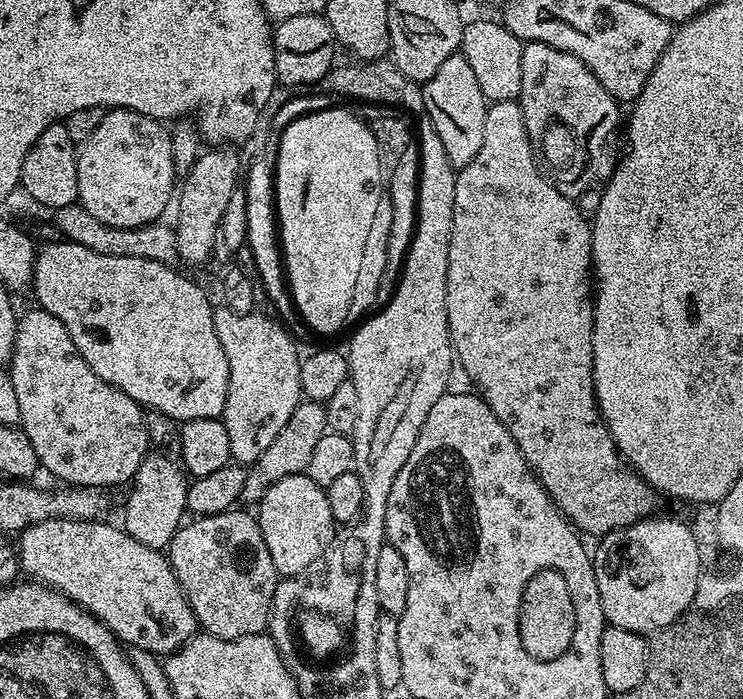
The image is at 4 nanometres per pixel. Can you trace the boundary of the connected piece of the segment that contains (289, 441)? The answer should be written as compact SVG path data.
M304 400L300 403L294 410L294 414L290 414L290 422L286 422L286 426L282 426L282 430L278 430L274 442L270 442L270 446L266 446L262 458L258 458L250 465L250 471L244 483L243 503L252 504L248 506L259 505L260 499L264 497L266 490L274 482L278 482L282 478L305 475L314 449L318 447L318 442L322 442L324 433L327 431L329 431L329 427L324 406L313 400Z

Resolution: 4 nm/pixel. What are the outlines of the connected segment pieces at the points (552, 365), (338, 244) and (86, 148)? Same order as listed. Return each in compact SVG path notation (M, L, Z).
M498 100L489 103L488 113L486 114L486 130L482 134L482 150L478 150L478 154L474 154L474 162L467 164L465 168L459 169L456 178L456 189L454 190L454 226L450 234L450 258L448 259L448 269L446 270L446 318L448 319L448 333L452 339L452 350L454 353L454 360L457 365L464 367L466 375L472 379L471 387L480 395L486 402L486 406L490 406L490 410L494 410L494 414L498 418L498 422L502 422L502 426L506 426L506 430L510 430L510 434L514 438L514 442L518 446L518 450L522 450L522 454L526 458L528 467L531 468L532 473L536 475L540 485L546 489L549 498L556 503L556 507L564 513L568 523L575 526L581 533L601 538L607 535L608 532L614 531L616 528L624 528L630 526L632 523L638 523L639 520L644 520L651 517L657 511L656 500L658 494L642 479L637 472L633 472L628 467L620 451L616 449L616 444L612 440L612 435L608 429L607 424L604 423L600 407L596 401L596 391L594 390L594 350L592 349L592 309L594 307L594 269L592 266L592 226L589 217L584 217L580 213L580 208L571 200L571 195L565 194L556 185L550 183L541 172L536 155L532 153L532 143L528 137L528 131L524 125L524 115L520 109L519 103L516 100Z
M325 106L318 112L310 112L307 116L300 116L294 122L290 122L290 126L286 126L286 130L281 133L279 141L279 151L276 153L276 199L275 199L275 213L278 217L279 225L279 246L282 249L283 255L283 266L286 269L286 281L287 287L290 289L290 295L292 303L295 305L296 311L299 313L299 319L308 326L313 333L317 332L336 332L341 331L345 327L344 325L344 312L348 312L348 300L352 300L352 284L356 284L356 268L360 268L360 248L364 248L364 244L367 240L373 239L374 232L372 232L372 227L376 224L376 215L380 212L380 200L382 204L382 193L386 188L386 172L380 169L380 163L382 163L382 157L380 155L380 147L378 142L374 138L371 127L367 123L363 124L358 117L352 112L347 112L344 108L331 108L331 106Z
M113 108L105 111L102 123L88 141L79 145L76 158L78 166L78 203L98 222L106 222L106 226L119 228L137 228L147 224L155 224L160 216L174 200L178 188L178 173L174 154L172 153L172 137L169 129L161 121L141 112L131 112L129 108Z

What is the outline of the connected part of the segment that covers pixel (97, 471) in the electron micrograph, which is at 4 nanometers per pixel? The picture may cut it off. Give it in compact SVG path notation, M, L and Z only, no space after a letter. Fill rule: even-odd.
M39 306L33 307L33 309L33 312L28 312L25 316L23 313L19 317L16 326L16 337L14 338L14 350L10 361L10 375L14 382L14 391L18 393L19 427L30 438L30 446L34 446L34 454L38 454L40 459L40 468L43 471L48 471L52 476L57 476L60 479L57 481L78 488L109 490L108 488L114 487L115 484L127 485L132 477L135 476L138 466L150 452L148 431L144 425L145 413L142 411L141 405L136 404L134 398L130 398L125 392L118 390L110 382L98 378L98 374L94 374L94 370L90 370L90 366L86 366L82 354L78 354L70 334L66 330L66 326L62 326L62 322L58 322L58 318L54 314L50 314L46 309Z

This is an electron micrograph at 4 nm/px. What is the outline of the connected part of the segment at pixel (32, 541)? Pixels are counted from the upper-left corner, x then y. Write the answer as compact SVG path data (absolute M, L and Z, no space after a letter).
M103 519L94 520L47 520L30 526L19 533L18 555L25 577L60 592L68 600L74 600L91 616L97 616L116 639L128 648L141 648L155 652L164 658L177 652L197 635L196 615L170 566L163 551L142 546L123 527L103 524Z

